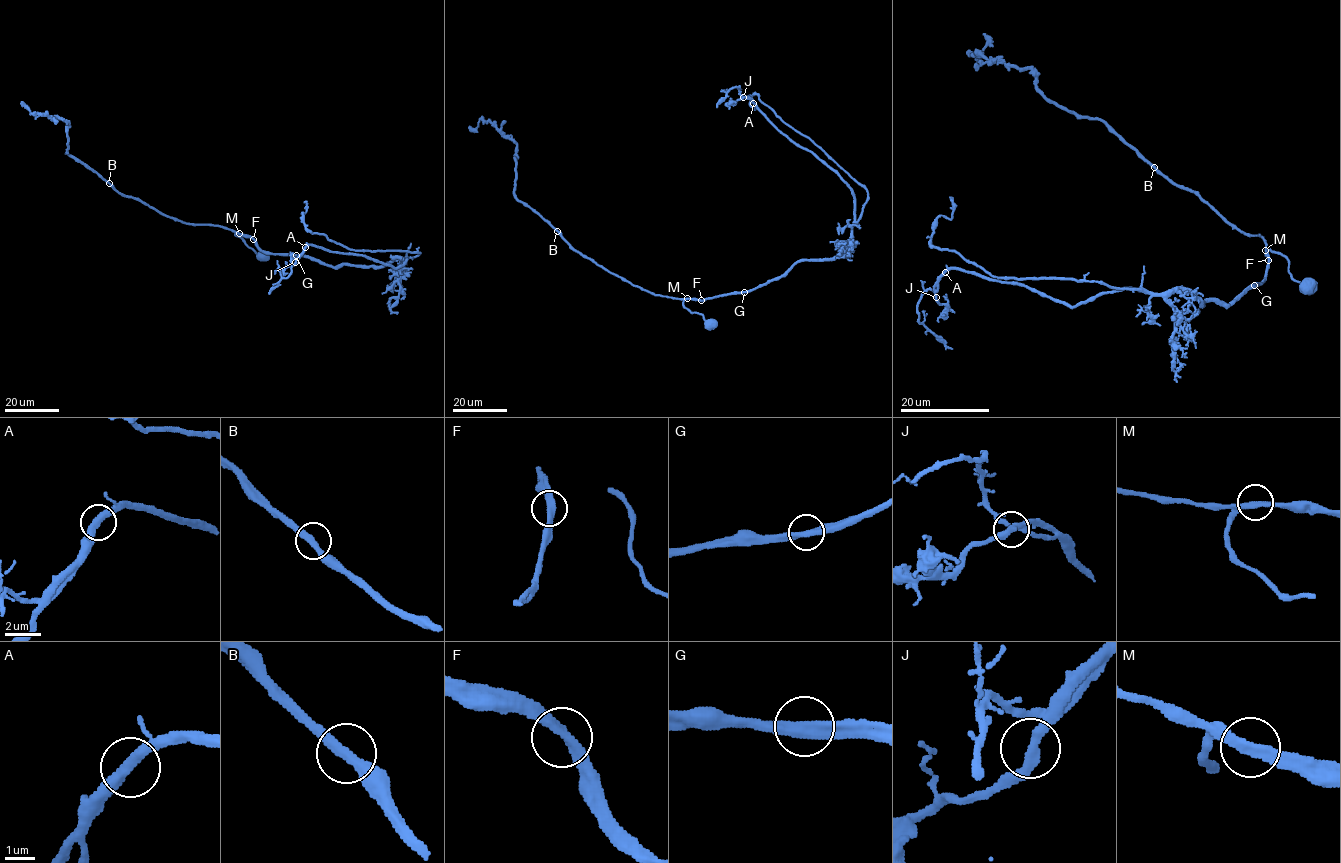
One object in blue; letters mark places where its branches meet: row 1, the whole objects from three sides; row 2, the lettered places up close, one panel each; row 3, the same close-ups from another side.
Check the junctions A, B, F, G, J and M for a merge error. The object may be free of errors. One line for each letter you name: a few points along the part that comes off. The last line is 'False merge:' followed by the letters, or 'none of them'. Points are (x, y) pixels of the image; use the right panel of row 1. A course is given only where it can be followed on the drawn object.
False merge: none of them

